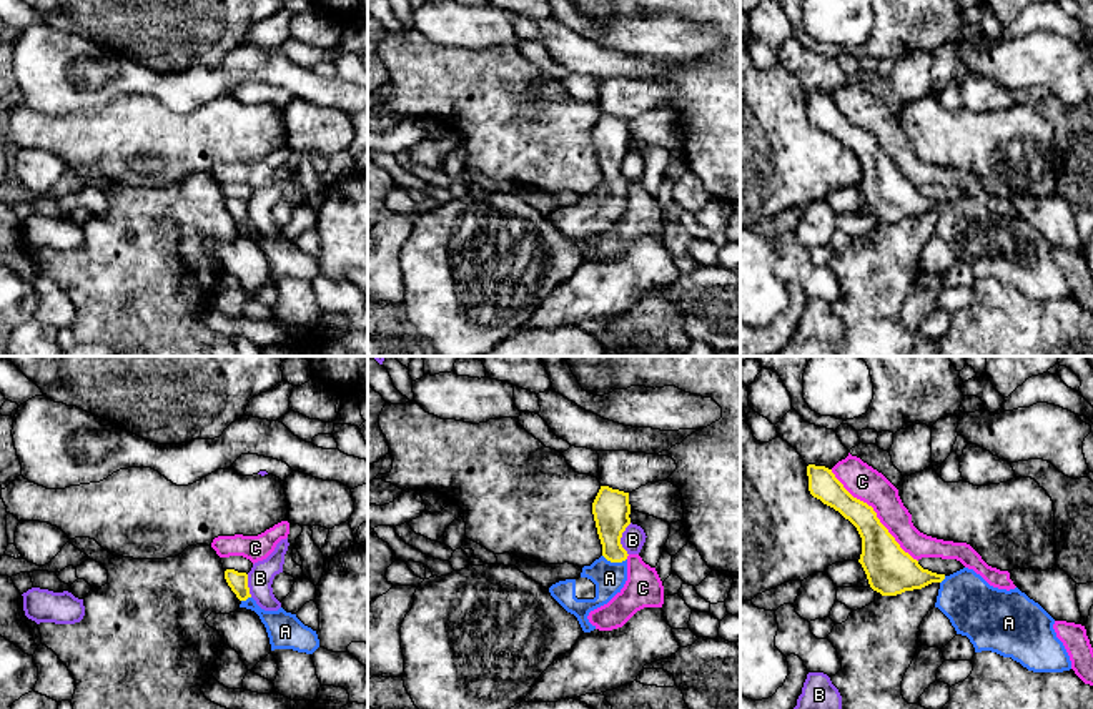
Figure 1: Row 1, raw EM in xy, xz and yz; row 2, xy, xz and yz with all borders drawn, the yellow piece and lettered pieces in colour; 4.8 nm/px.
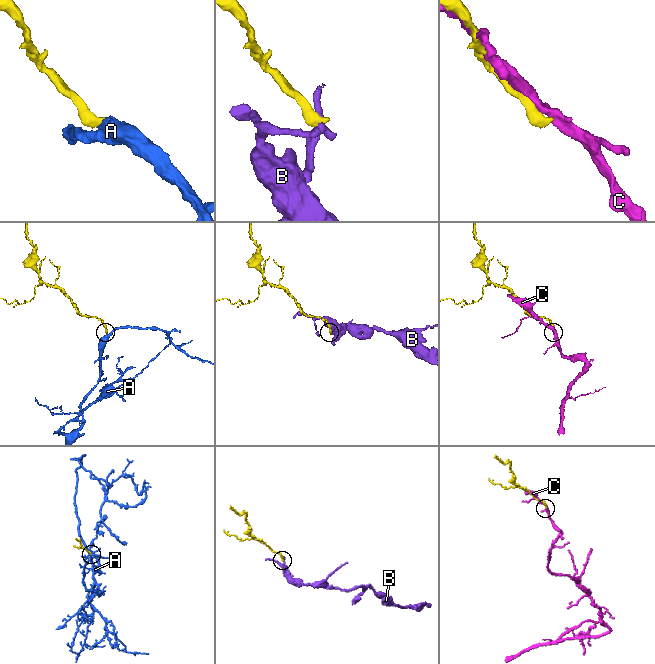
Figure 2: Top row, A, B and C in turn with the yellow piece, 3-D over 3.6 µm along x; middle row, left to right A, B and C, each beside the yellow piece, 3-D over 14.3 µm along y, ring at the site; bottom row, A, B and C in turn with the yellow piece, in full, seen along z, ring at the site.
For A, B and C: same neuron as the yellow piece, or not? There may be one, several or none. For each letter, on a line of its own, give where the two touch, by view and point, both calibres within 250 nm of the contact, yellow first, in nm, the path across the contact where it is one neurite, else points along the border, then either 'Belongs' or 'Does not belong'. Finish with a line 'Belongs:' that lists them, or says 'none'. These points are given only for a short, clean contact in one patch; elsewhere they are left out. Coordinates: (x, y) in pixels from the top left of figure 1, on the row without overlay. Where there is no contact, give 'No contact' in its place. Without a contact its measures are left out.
A: Touches yellow at xz (614, 188). Thickness 180 nm (yellow) against 160 nm. Path across: xz (611, 137), (614, 188), (609, 205). Belongs
B: Touches yellow at xz (619, 167). Thickness 180 nm (yellow) against 120 nm. Boundary: xz (631, 150), (621, 165), (621, 173), (628, 182). Does not belong
C: Touches yellow at yz (875, 140). Thickness 220 nm (yellow) against 170 nm. Does not belong
Belongs: A

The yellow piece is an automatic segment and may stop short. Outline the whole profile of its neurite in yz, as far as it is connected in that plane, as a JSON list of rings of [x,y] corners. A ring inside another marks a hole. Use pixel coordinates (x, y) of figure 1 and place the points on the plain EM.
[[[807,93],[809,118],[848,146],[862,165],[862,191],[868,211],[882,223],[897,223],[938,210],[938,235],[957,261],[967,263],[975,280],[1011,285],[1033,300],[1071,296],[1070,283],[1053,256],[1055,246],[1018,215],[990,213],[973,196],[950,203],[923,196],[905,180],[877,140],[853,125],[825,93]]]

